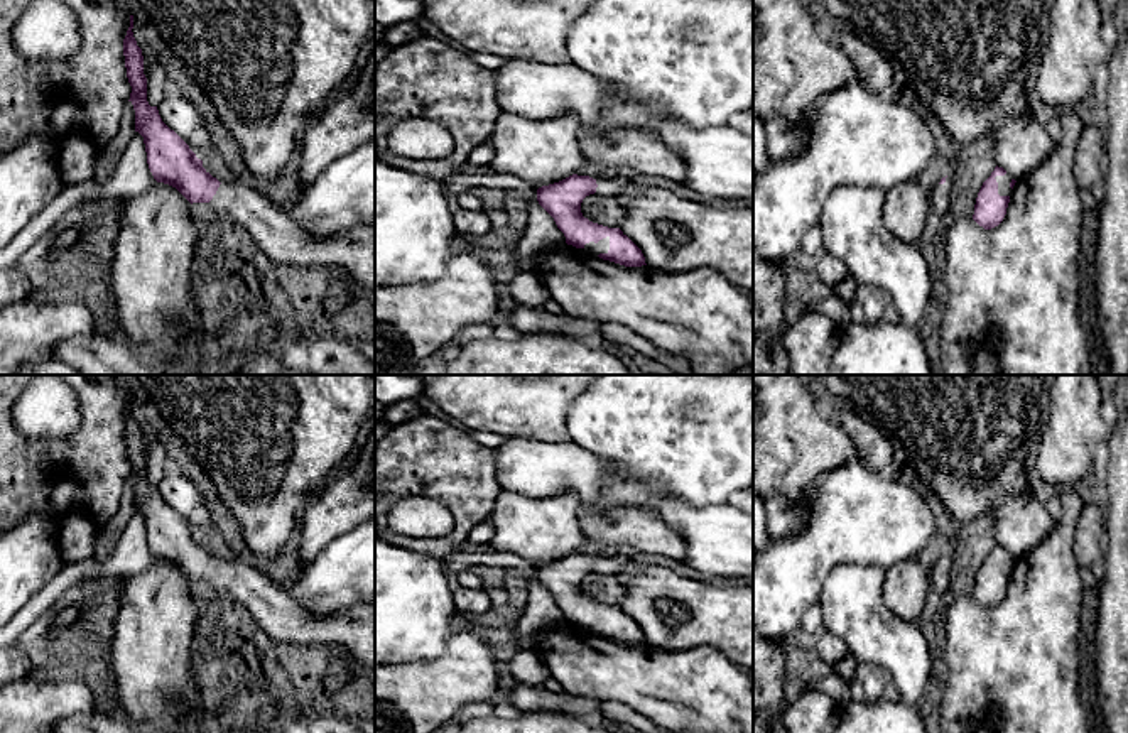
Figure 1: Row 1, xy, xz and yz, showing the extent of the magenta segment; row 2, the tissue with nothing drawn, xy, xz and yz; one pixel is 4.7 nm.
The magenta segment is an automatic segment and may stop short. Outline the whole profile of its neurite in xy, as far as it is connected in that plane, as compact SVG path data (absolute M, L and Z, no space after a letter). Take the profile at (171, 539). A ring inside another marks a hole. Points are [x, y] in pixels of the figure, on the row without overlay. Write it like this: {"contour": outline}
{"contour": "M133 394L123 417L127 456L132 464L135 510L144 515L147 542L157 561L176 566L191 583L209 581L235 596L275 643L341 645L358 662L375 669L375 606L358 603L331 616L312 616L292 596L289 584L240 561L213 556L203 539L147 480L144 434L133 415Z"}

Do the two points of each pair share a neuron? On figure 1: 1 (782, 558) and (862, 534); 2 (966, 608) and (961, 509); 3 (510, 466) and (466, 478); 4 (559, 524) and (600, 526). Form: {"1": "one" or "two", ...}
{"1": "one", "2": "two", "3": "two", "4": "two"}

